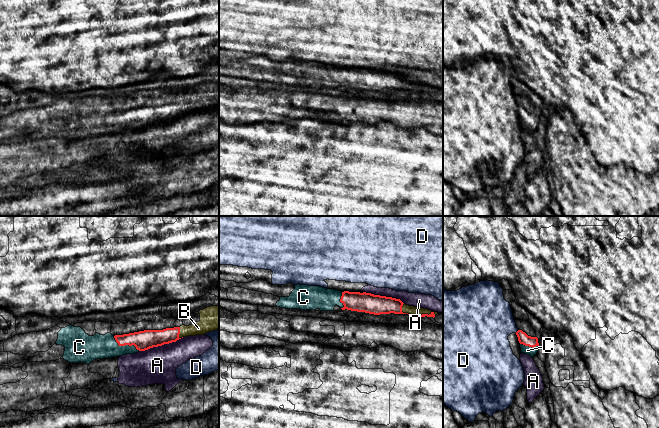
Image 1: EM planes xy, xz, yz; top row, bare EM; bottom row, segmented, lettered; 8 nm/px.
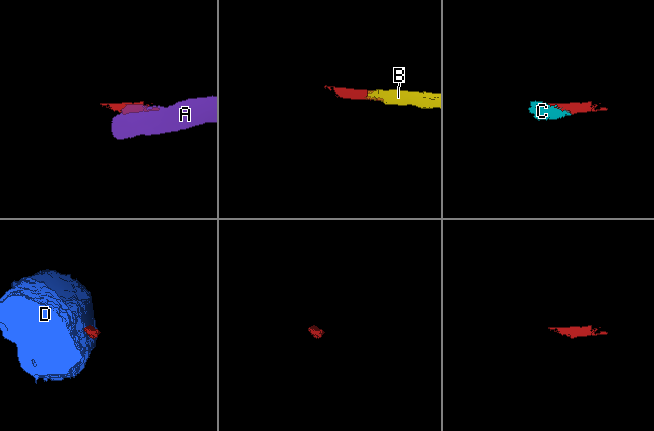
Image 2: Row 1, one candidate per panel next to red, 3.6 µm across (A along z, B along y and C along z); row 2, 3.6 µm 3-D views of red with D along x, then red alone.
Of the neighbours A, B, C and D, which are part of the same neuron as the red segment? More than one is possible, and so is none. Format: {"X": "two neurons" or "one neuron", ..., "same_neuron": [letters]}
{"A": "two neurons", "B": "one neuron", "C": "one neuron", "D": "two neurons", "same_neuron": ["B", "C"]}

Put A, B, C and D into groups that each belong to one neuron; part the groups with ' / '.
A / B C / D

